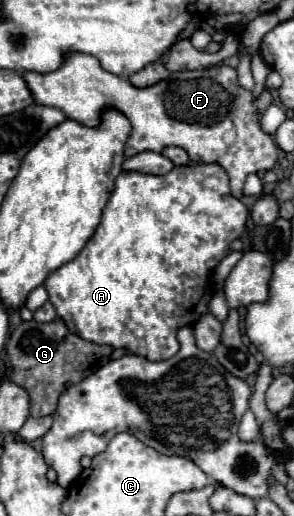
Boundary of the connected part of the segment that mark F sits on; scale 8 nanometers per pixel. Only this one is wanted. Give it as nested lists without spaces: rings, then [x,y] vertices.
[[[68,54],[66,62],[50,74],[24,72],[28,88],[38,104],[60,108],[68,118],[96,128],[100,126],[100,114],[106,108],[122,112],[130,124],[130,140],[126,142],[126,156],[152,150],[162,152],[166,146],[180,146],[188,152],[188,158],[196,164],[218,162],[230,176],[232,196],[242,198],[242,186],[248,174],[272,170],[278,160],[278,146],[270,134],[260,128],[260,112],[272,102],[272,94],[266,90],[260,98],[238,86],[234,72],[228,66],[212,70],[184,70],[172,72],[168,80],[148,88],[134,88],[122,76],[104,72],[100,62],[88,54]]]

